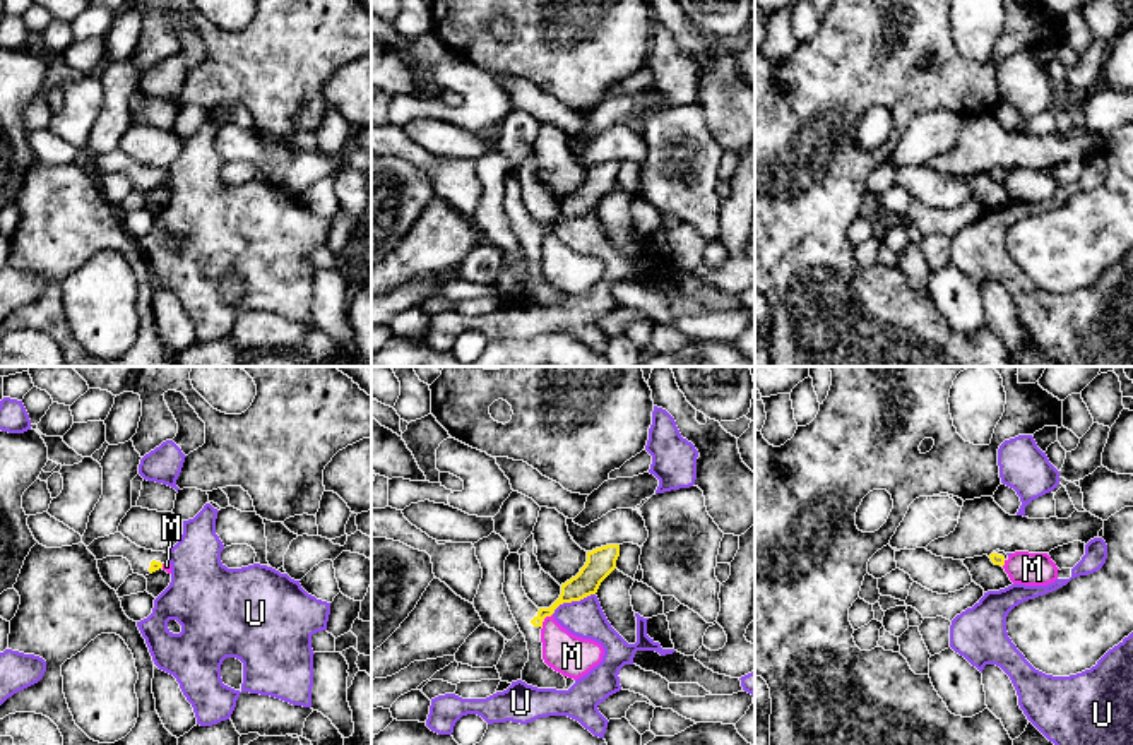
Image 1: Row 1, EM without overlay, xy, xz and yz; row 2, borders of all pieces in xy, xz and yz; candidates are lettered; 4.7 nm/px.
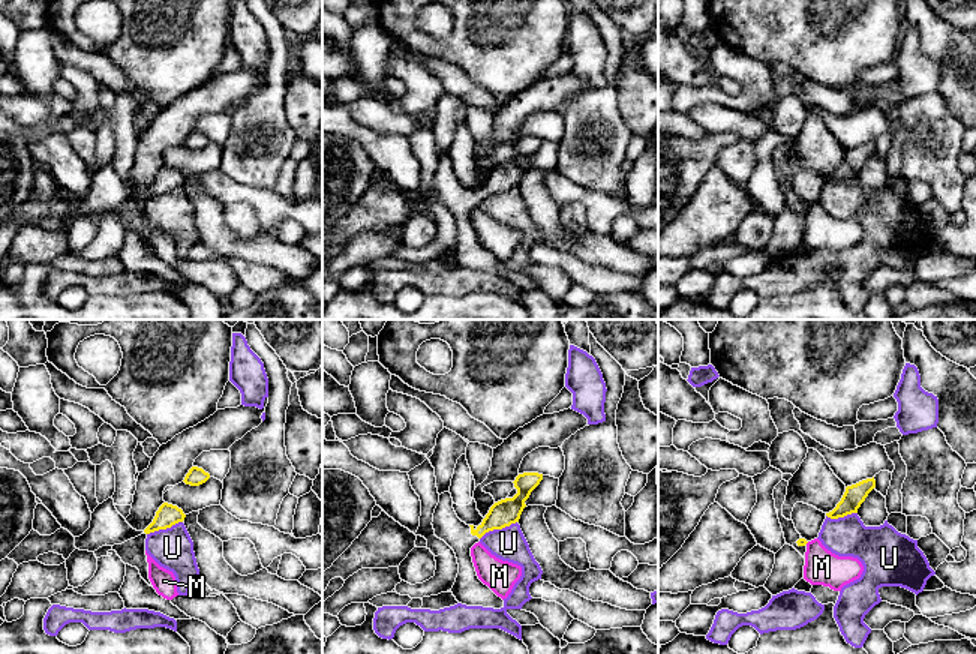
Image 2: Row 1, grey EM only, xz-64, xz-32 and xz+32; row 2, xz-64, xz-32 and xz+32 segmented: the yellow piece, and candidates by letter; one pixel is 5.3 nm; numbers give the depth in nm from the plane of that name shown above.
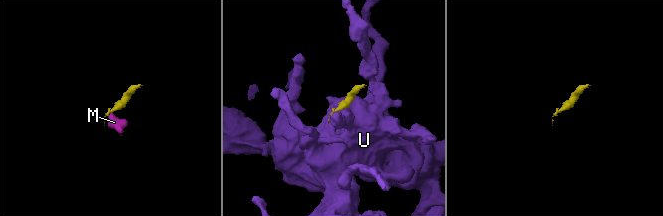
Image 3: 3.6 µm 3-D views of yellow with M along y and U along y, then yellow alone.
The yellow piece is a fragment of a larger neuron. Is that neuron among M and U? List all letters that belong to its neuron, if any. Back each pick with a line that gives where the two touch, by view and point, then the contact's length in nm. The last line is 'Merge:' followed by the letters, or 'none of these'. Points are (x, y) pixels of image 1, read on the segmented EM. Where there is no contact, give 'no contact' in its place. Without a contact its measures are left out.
Merge: none of these

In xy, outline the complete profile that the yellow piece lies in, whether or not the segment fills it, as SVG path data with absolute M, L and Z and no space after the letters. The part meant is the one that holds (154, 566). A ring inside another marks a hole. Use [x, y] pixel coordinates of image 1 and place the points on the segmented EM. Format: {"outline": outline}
{"outline": "M118 531L94 539L87 550L96 557L96 560L123 557L130 562L133 574L144 577L163 569L163 563L168 560L168 553L140 548Z"}

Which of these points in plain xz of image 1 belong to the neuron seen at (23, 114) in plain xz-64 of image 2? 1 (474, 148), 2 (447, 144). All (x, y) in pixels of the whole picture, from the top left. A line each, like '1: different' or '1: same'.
1: same
2: same

